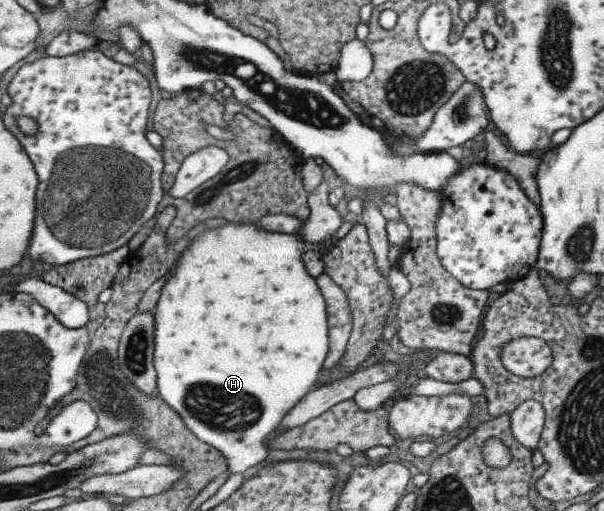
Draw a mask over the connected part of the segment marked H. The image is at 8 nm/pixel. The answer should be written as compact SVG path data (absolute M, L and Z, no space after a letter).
M228 221L225 225L204 231L191 242L191 245L176 262L178 264L178 266L174 266L176 272L174 272L174 268L171 270L171 275L162 288L160 300L154 310L156 325L156 354L154 356L156 356L156 370L158 370L157 390L160 390L158 393L160 396L164 396L164 400L168 400L168 404L172 404L172 408L176 408L176 412L180 412L180 416L184 416L184 422L188 428L192 428L191 431L200 440L223 452L230 463L230 475L244 472L244 470L252 468L254 464L275 458L274 455L268 453L267 446L264 445L264 438L270 432L274 432L274 429L278 428L295 406L316 389L319 376L325 368L326 356L331 350L329 314L326 310L327 300L316 277L308 274L307 263L303 257L306 251L322 252L322 248L322 243L306 241L296 234L270 232L259 227L256 223Z

